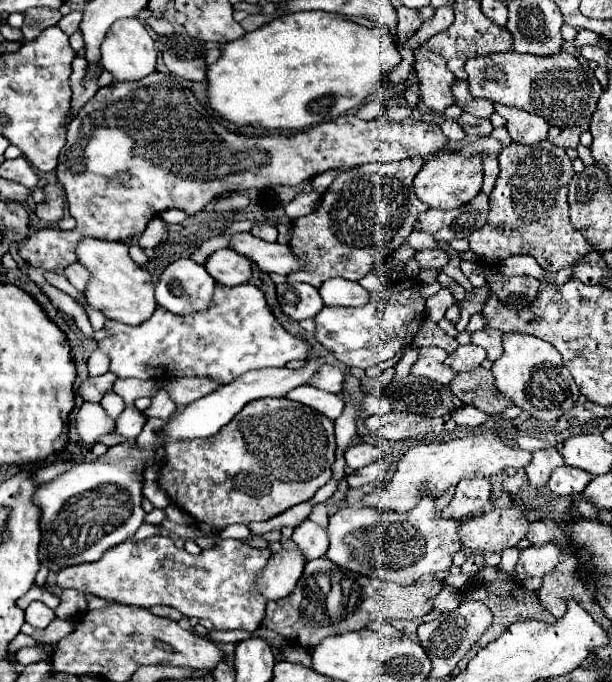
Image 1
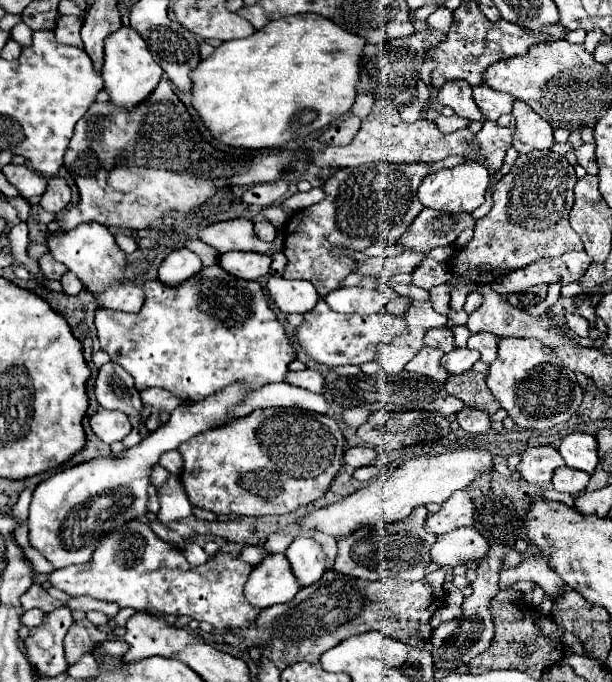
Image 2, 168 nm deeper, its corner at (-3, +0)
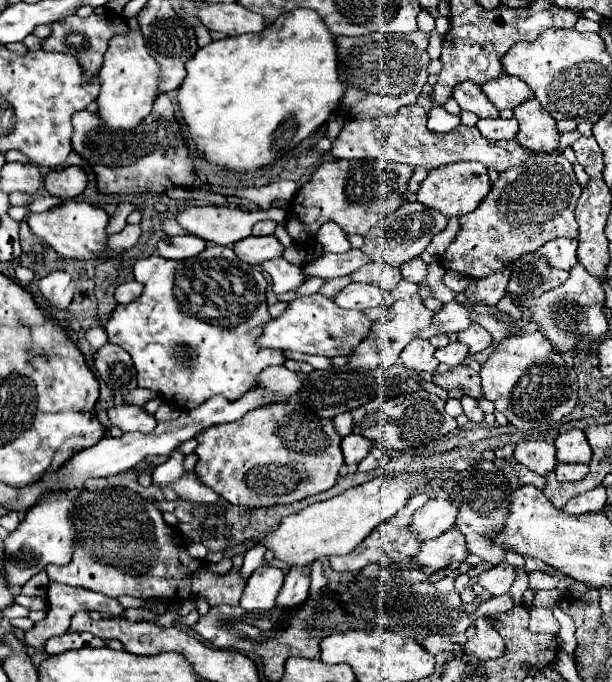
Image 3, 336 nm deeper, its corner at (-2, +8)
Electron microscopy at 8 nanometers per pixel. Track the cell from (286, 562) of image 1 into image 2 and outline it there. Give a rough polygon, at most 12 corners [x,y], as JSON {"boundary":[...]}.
{"boundary":[[284,554],[254,566],[244,586],[250,606],[290,602],[300,588]]}

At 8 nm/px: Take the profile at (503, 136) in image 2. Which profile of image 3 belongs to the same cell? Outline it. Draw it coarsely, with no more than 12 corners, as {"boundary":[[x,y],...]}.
{"boundary":[[515,118],[479,120],[477,128],[487,140],[515,140]]}

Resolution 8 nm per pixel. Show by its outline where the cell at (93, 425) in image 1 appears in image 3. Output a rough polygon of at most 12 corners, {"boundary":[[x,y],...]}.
{"boundary":[[141,406],[109,408],[109,422],[123,432],[151,432],[155,418]]}

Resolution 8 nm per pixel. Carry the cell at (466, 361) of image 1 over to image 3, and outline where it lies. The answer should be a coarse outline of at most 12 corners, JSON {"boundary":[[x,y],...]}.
{"boundary":[[461,342],[435,352],[445,368],[455,368],[469,354]]}

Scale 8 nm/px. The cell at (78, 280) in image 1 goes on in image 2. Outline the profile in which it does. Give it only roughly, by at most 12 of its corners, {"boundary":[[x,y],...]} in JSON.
{"boundary":[[66,272],[60,280],[64,294],[78,296],[82,282]]}

